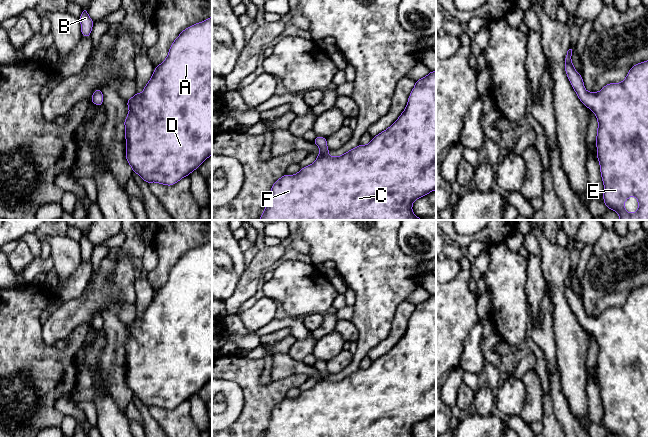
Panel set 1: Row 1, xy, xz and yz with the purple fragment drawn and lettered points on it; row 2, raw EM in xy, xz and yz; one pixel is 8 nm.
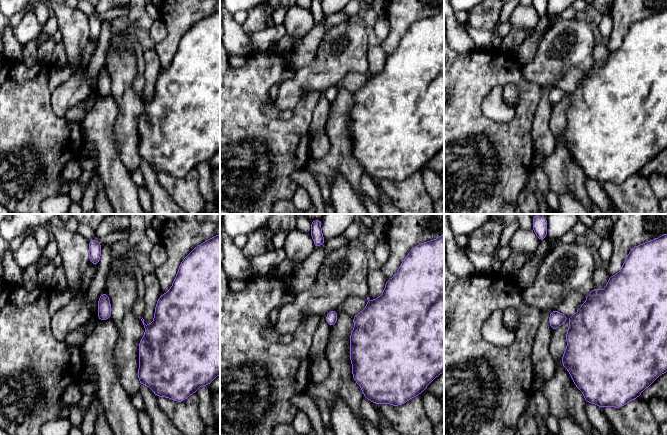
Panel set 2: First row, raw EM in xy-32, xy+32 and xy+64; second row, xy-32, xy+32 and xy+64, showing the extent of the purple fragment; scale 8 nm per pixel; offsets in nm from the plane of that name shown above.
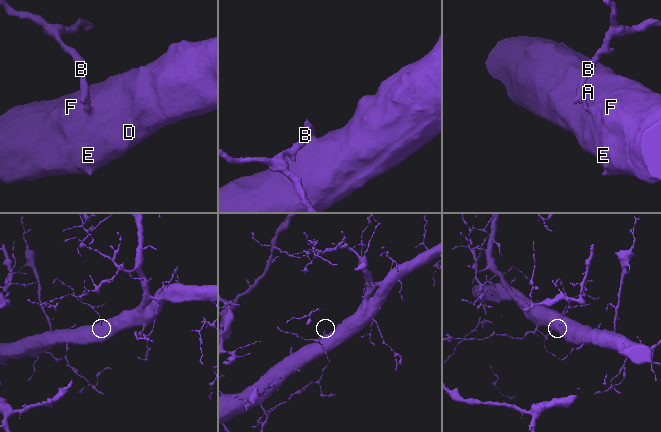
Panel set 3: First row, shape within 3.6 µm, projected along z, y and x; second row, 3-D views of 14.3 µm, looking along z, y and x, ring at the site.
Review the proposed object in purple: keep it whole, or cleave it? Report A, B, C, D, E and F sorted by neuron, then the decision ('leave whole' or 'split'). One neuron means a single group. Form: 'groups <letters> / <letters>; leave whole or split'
groups A B C D E F; leave whole

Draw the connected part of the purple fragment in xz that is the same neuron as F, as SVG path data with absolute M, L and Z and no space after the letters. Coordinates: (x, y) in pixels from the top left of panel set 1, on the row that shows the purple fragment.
M431 71L427 76L417 80L408 98L407 106L399 118L386 130L374 136L367 145L359 145L341 156L329 156L327 139L316 136L314 142L320 152L316 161L295 174L285 174L272 185L268 202L259 220L422 220L412 211L413 202L428 193L436 190L436 71Z

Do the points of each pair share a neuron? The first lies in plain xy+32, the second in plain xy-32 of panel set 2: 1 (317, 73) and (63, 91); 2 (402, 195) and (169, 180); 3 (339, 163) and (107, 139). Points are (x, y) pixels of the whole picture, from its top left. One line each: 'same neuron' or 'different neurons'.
1: same neuron
2: same neuron
3: different neurons

